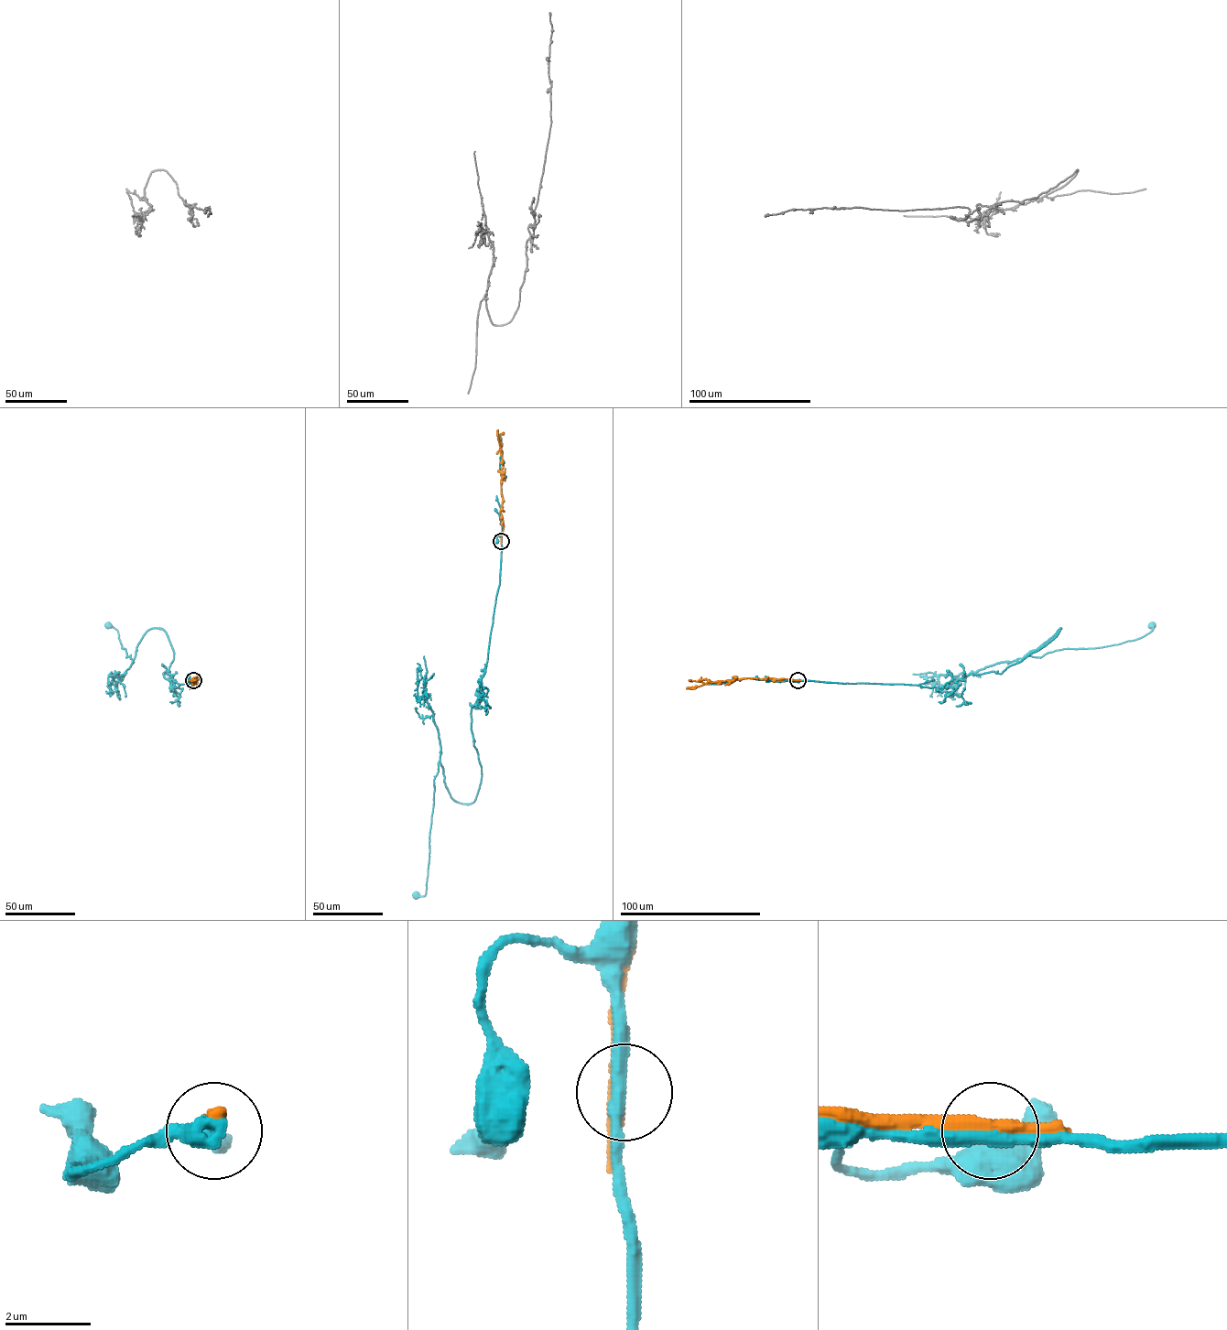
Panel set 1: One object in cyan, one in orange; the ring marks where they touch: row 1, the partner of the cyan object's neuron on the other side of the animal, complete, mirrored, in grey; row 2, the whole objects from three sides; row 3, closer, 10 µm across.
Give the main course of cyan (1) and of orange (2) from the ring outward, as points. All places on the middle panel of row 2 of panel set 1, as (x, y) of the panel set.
1: (501, 541), (482, 691), (471, 709), (481, 782), (472, 802), (456, 802), (439, 761), (426, 894), (416, 894)
2: (501, 541), (503, 463), (497, 430)

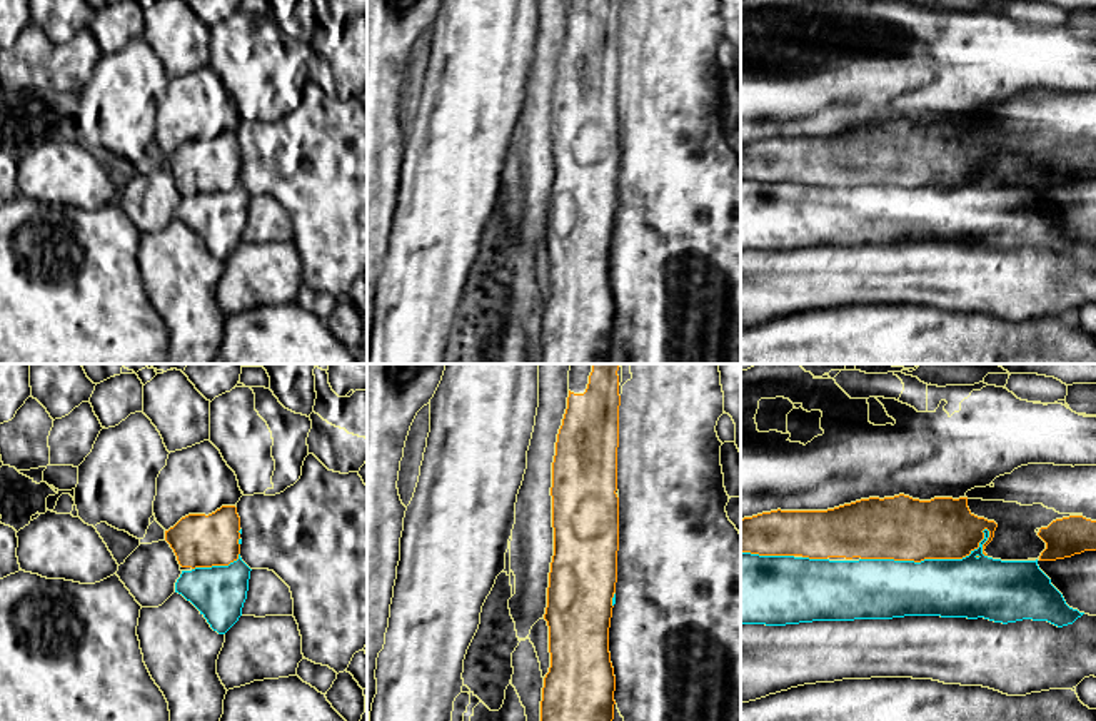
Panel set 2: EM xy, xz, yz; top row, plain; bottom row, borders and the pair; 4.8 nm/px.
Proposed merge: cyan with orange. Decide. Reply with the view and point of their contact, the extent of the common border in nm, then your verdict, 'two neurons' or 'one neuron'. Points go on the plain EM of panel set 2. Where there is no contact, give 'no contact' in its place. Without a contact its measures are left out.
yz (928, 186) | 650 nm | two neurons

